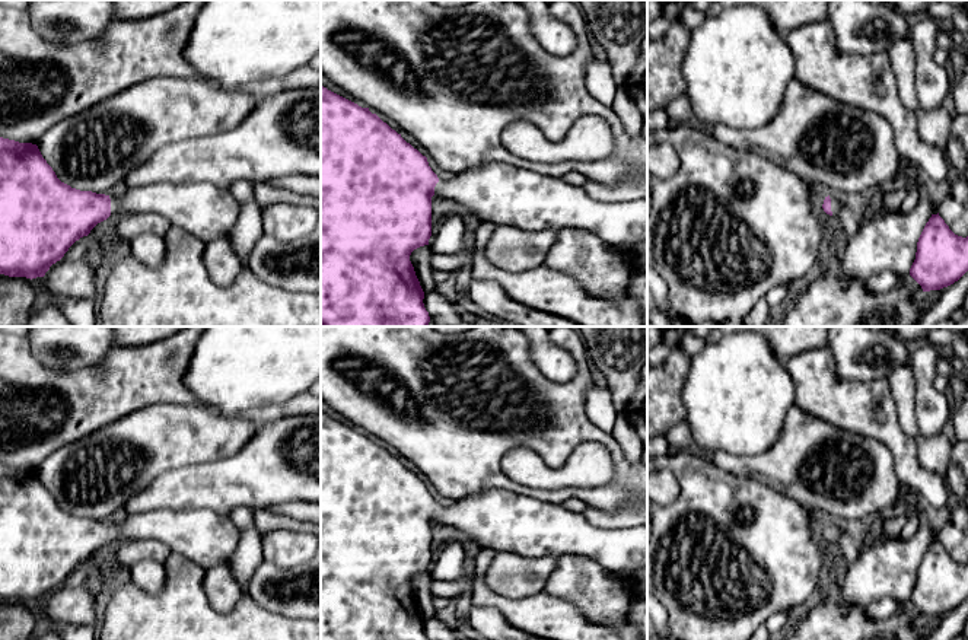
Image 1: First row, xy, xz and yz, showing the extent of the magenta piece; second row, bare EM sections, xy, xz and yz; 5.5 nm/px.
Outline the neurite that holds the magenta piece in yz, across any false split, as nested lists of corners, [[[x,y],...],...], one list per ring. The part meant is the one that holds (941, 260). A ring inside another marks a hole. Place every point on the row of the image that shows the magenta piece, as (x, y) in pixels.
[[[932,214],[918,242],[910,276],[923,292],[940,290],[968,271],[968,236],[955,235],[945,220]]]

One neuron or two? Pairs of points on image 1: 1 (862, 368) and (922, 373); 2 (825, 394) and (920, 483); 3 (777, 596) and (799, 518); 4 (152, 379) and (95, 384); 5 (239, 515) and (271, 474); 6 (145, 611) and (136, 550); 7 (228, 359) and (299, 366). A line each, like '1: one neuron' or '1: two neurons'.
1: two neurons
2: one neuron
3: one neuron
4: one neuron
5: two neurons
6: two neurons
7: one neuron

